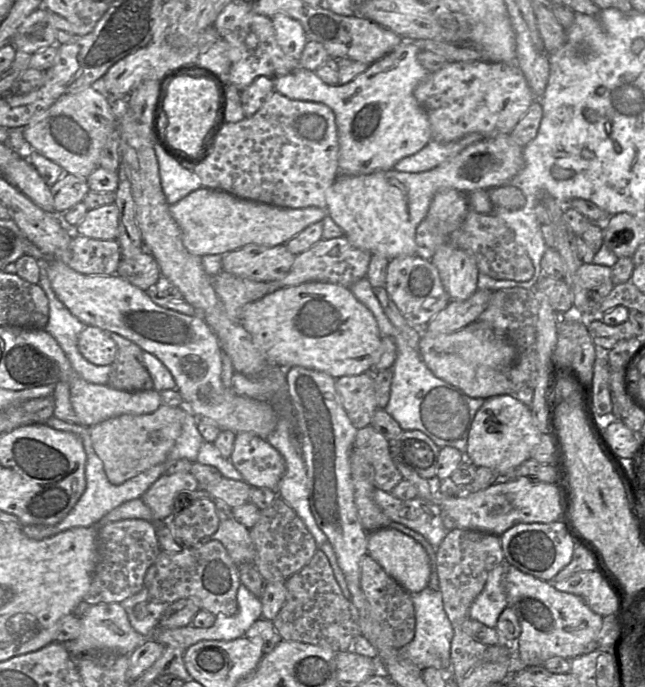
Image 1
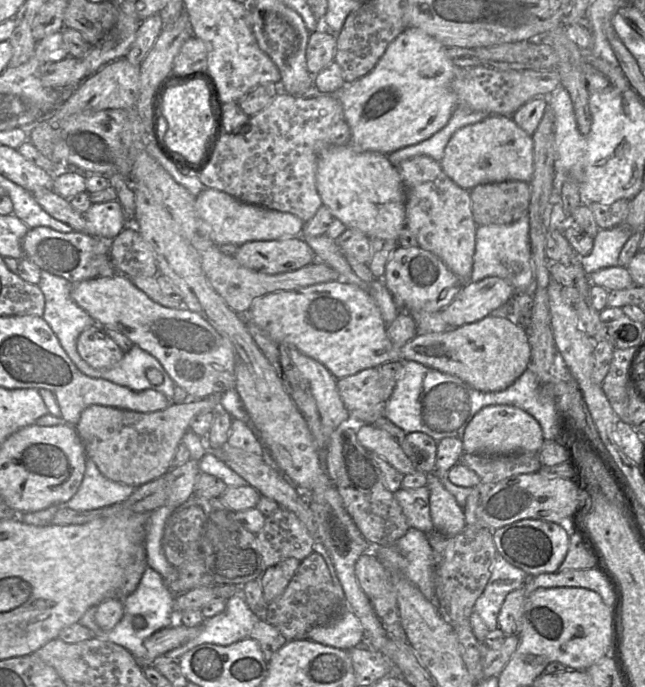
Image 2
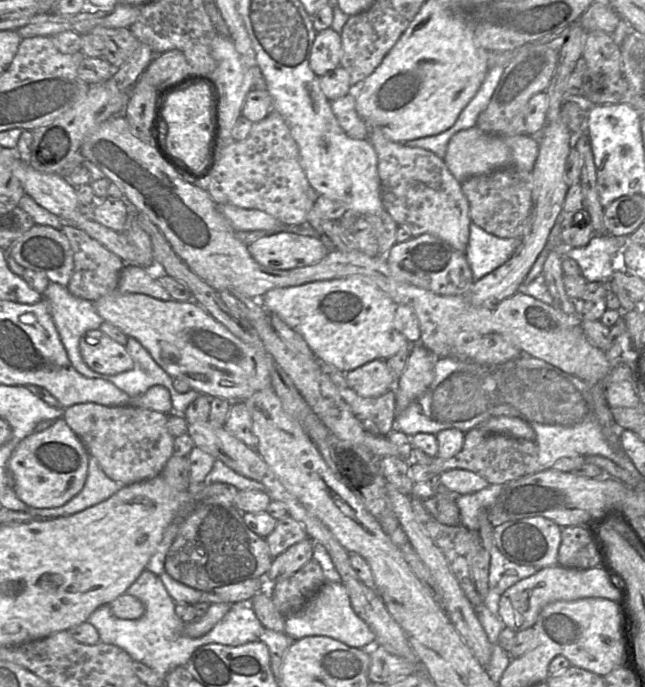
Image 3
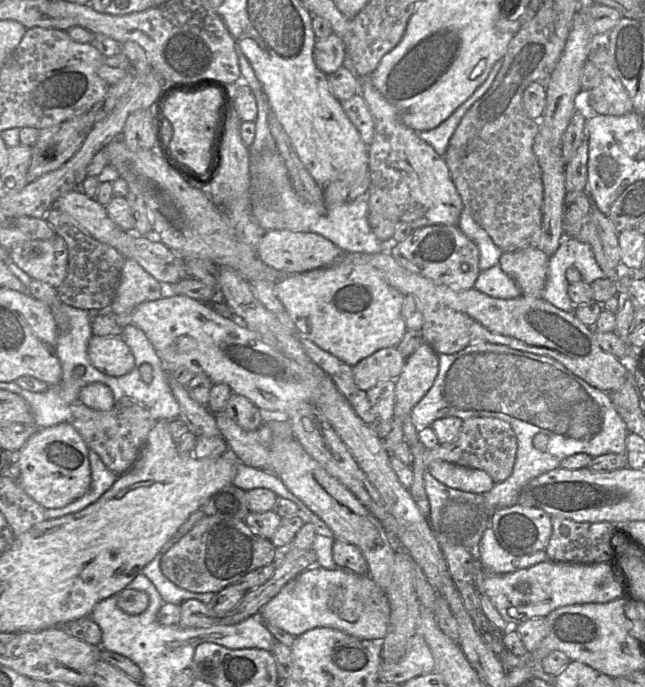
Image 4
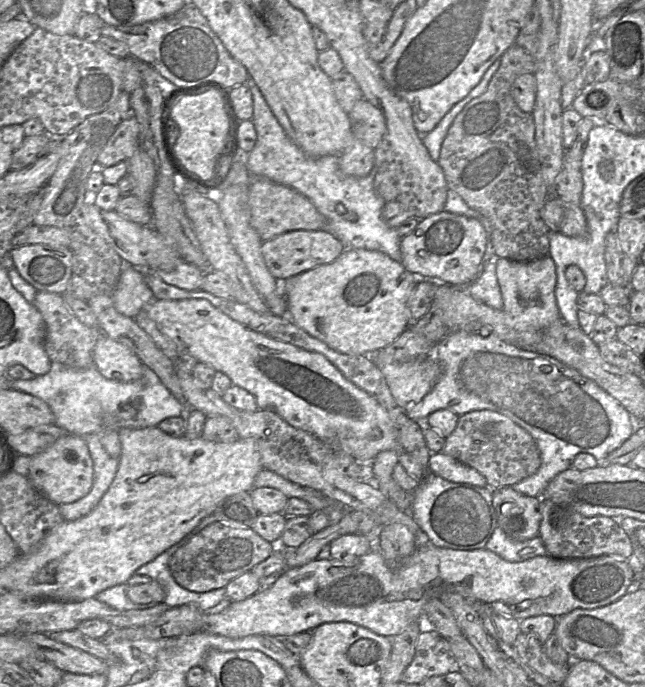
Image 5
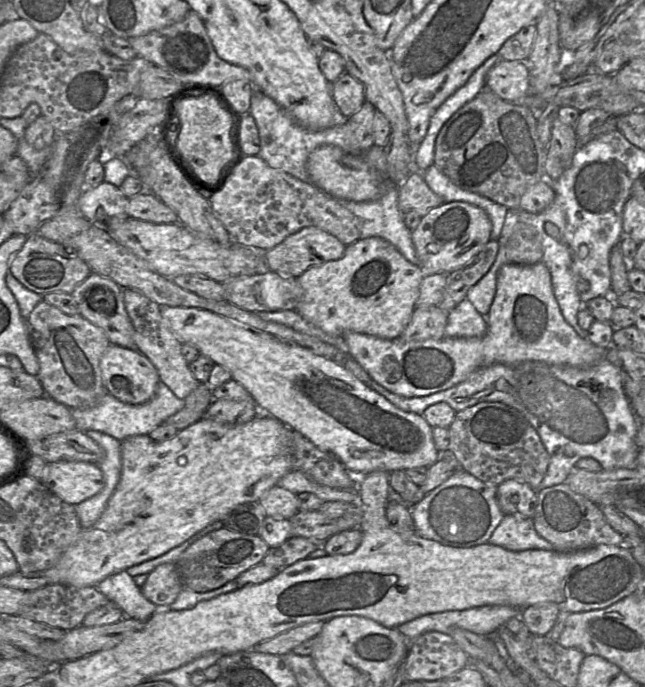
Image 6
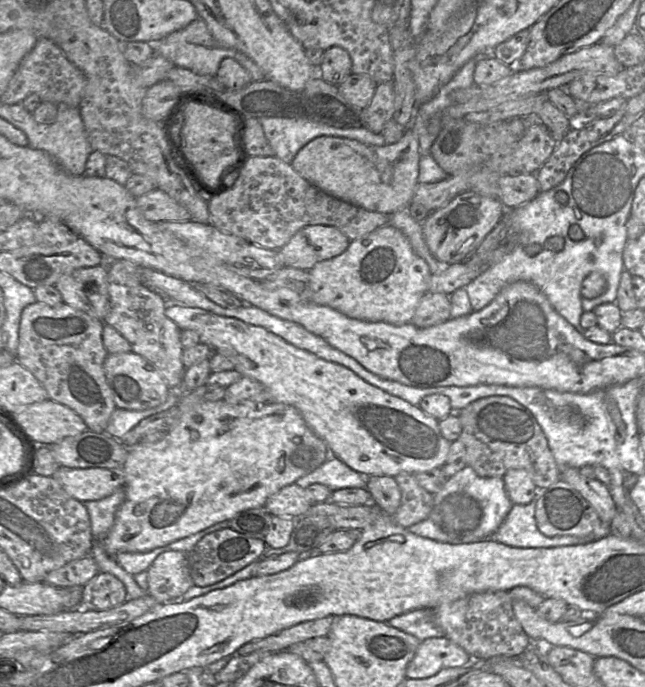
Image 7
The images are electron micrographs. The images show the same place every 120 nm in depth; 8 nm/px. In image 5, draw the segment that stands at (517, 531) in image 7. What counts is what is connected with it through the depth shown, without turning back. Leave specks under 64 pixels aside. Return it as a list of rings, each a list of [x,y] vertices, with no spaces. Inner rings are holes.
[[[501,527],[492,533],[485,548],[509,562],[519,562],[536,556],[548,555],[539,535],[525,541],[511,539]]]

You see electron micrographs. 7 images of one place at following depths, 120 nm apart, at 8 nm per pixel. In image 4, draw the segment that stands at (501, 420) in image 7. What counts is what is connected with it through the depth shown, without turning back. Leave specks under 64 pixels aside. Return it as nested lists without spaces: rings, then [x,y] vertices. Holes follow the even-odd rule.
[[[472,417],[463,420],[460,432],[454,441],[427,450],[424,454],[424,463],[428,467],[432,462],[441,460],[483,470],[490,475],[494,483],[501,483],[513,471],[517,450],[517,438],[509,423],[491,417]]]

